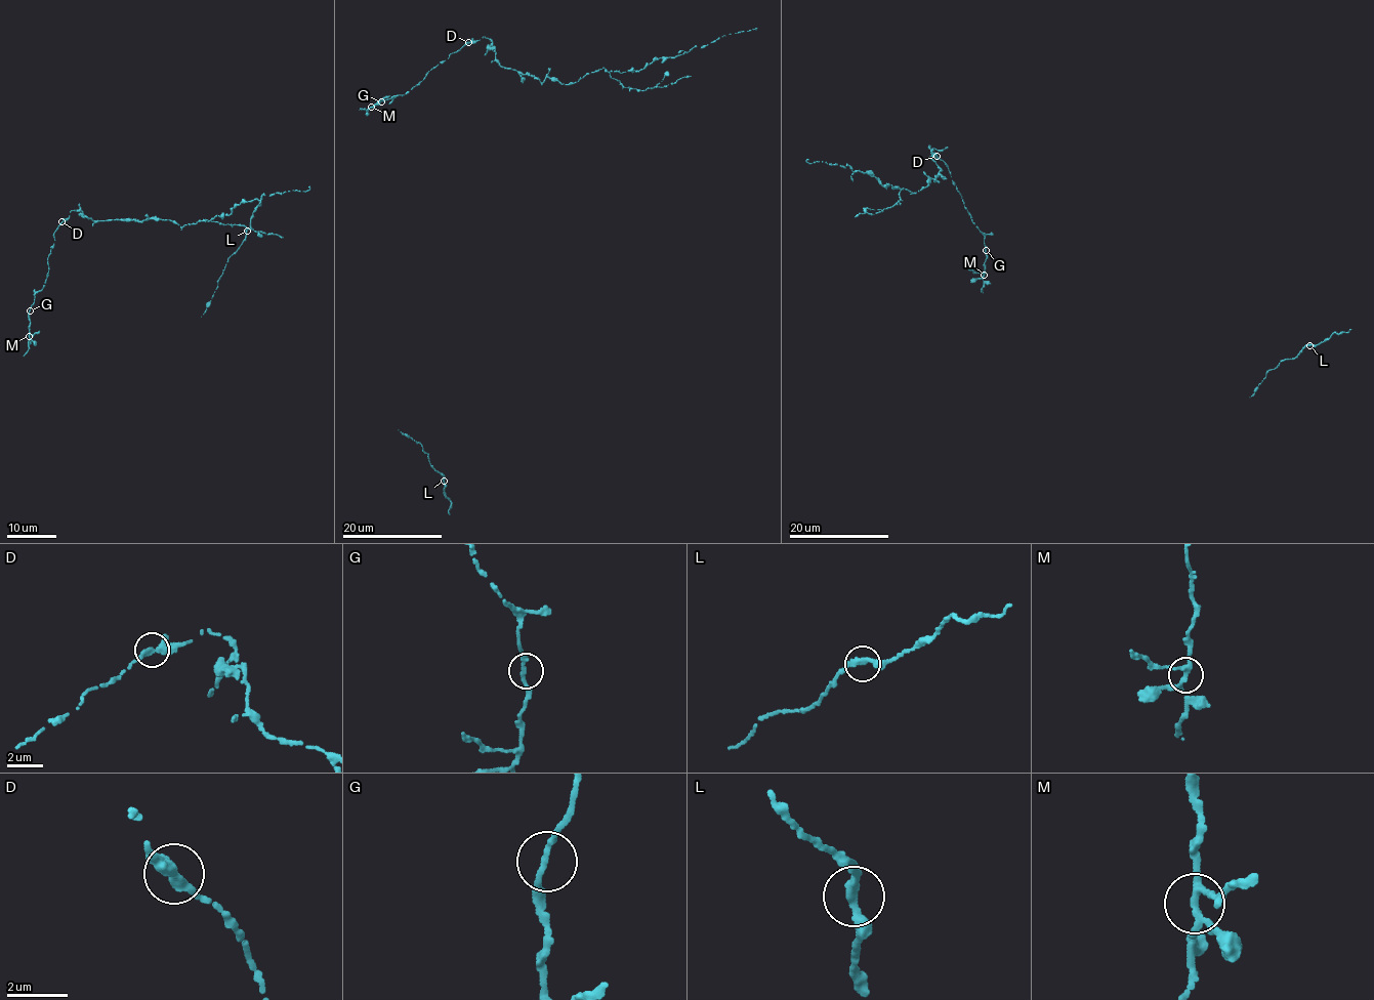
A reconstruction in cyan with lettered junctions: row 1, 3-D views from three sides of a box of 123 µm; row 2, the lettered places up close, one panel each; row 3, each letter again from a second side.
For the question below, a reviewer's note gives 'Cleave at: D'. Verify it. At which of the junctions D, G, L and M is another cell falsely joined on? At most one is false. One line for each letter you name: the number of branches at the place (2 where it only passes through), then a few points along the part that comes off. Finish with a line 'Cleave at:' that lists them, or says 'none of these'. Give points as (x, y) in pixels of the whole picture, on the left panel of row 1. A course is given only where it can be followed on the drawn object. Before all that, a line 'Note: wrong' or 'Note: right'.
Note: right
D: branches 3; course (61, 221), (80, 210), (94, 220), (166, 219), (181, 227), (263, 195), (309, 186)
Cleave at: D

